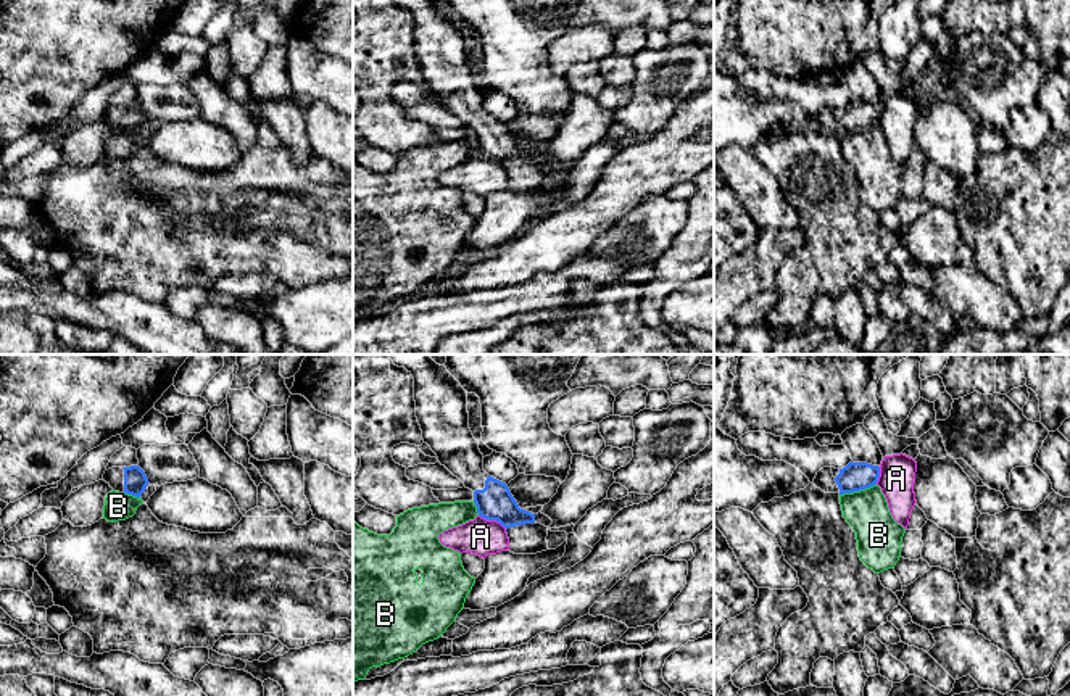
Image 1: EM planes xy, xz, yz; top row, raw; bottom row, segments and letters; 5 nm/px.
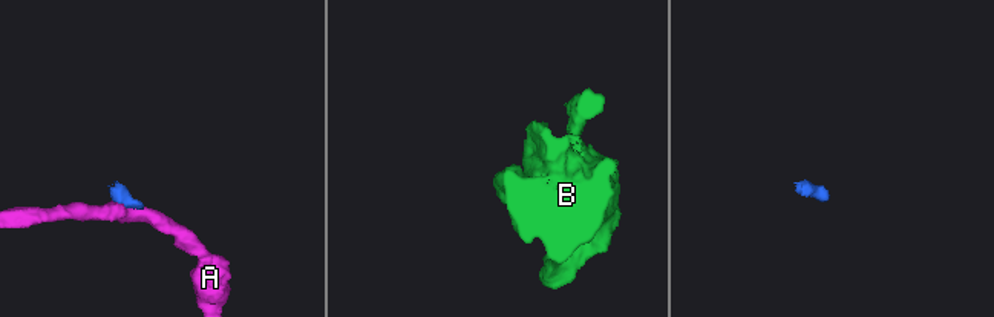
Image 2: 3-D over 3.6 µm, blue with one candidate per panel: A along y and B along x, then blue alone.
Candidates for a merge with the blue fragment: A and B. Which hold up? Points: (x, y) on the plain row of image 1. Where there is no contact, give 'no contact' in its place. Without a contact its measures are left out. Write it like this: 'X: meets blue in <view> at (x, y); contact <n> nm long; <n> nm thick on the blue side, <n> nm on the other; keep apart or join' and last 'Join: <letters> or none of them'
A: meets blue in xz at (493, 158); contact 160 nm long; 180 nm thick on the blue side, 180 nm on the other; keep apart
B: meets blue in yz at (858, 129); contact 190 nm long; 140 nm thick on the blue side, 220 nm on the other; keep apart
Join: none of them

